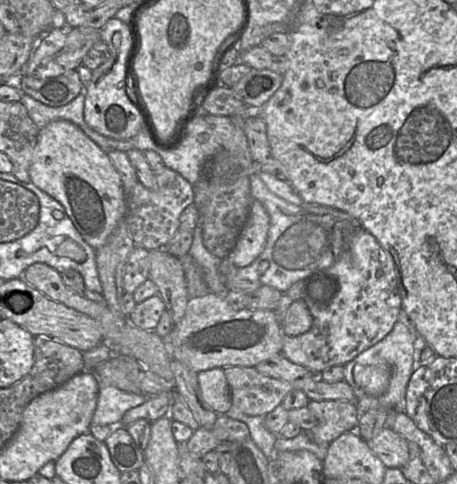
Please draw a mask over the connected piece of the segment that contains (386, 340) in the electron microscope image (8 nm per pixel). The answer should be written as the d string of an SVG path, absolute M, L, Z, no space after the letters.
M401 321L396 322L393 329L378 343L371 346L367 350L360 353L353 360L343 366L344 368L344 380L351 386L355 394L356 401L361 400L361 396L372 398L357 384L357 373L360 373L365 367L373 365L389 365L392 368L391 379L389 387L386 392L377 397L378 403L387 409L392 407L399 401L402 401L406 392L410 376L412 375L413 362L420 361L419 350L415 349L414 336L409 329Z

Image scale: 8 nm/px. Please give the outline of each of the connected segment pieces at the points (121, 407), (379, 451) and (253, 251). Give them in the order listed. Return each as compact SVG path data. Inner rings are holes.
M100 384L92 425L119 426L123 415L145 403L153 395L134 394L116 387Z
M383 428L368 442L372 452L383 462L386 468L404 467L409 460L407 440L389 428Z
M253 200L236 245L226 259L237 267L253 263L265 248L269 226L270 217L263 204Z

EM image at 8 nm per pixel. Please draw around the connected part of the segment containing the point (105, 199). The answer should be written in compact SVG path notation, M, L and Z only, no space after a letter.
M56 120L40 129L29 166L30 181L57 200L93 249L100 249L124 219L126 202L118 171L108 154L76 124Z

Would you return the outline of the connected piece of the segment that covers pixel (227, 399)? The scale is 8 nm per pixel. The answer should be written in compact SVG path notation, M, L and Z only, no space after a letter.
M221 368L197 373L202 398L212 410L225 413L232 407L230 387Z

